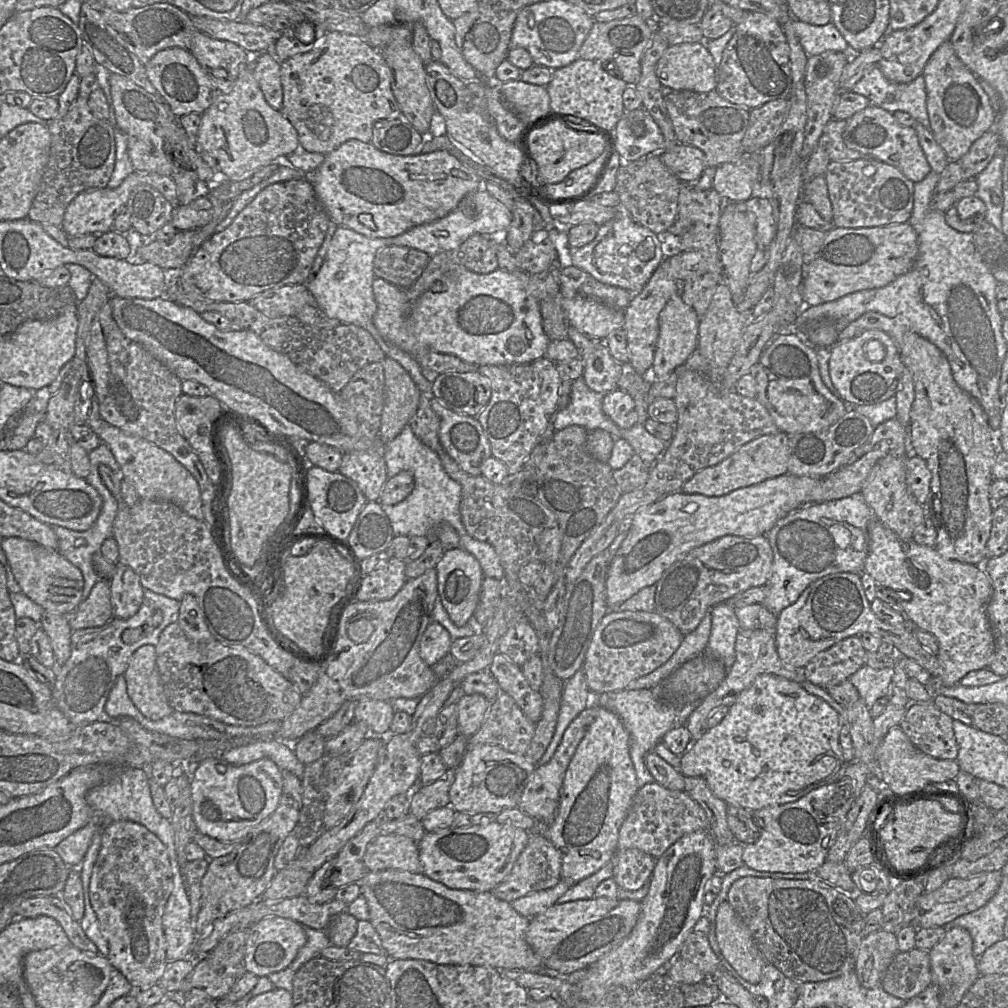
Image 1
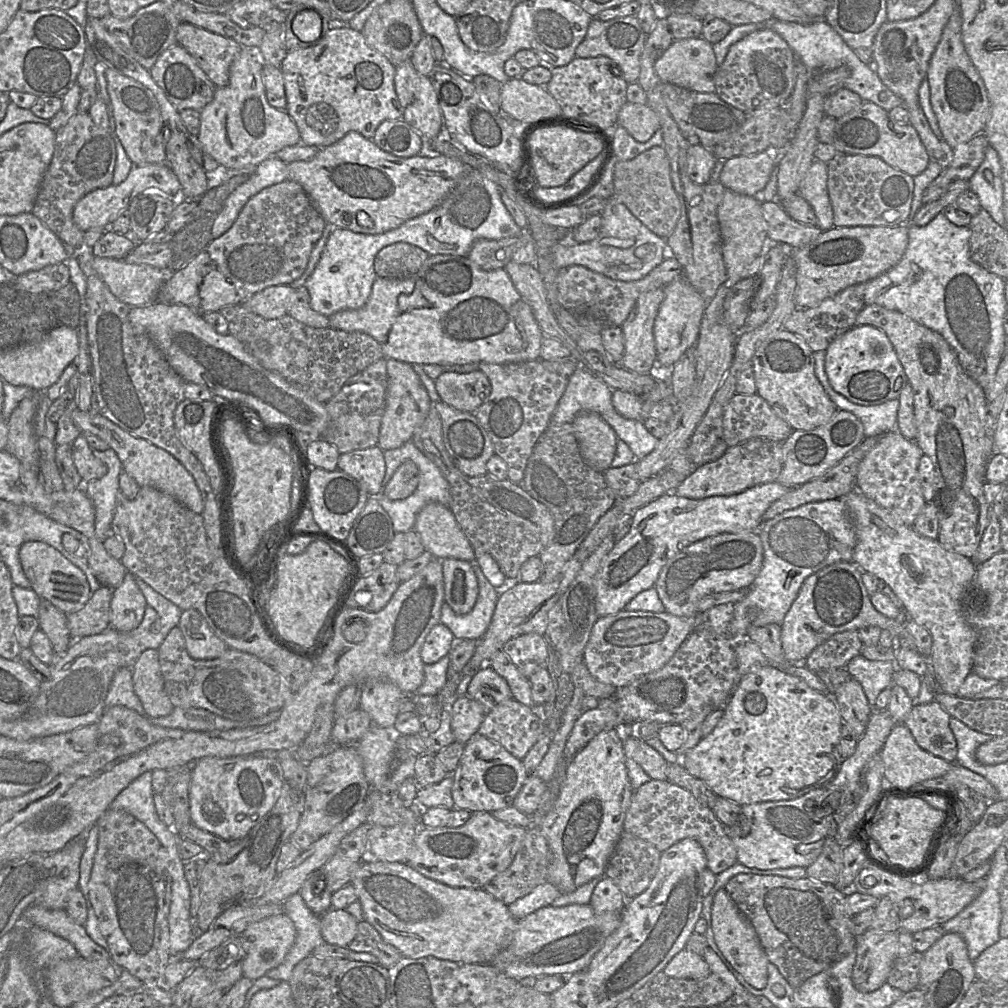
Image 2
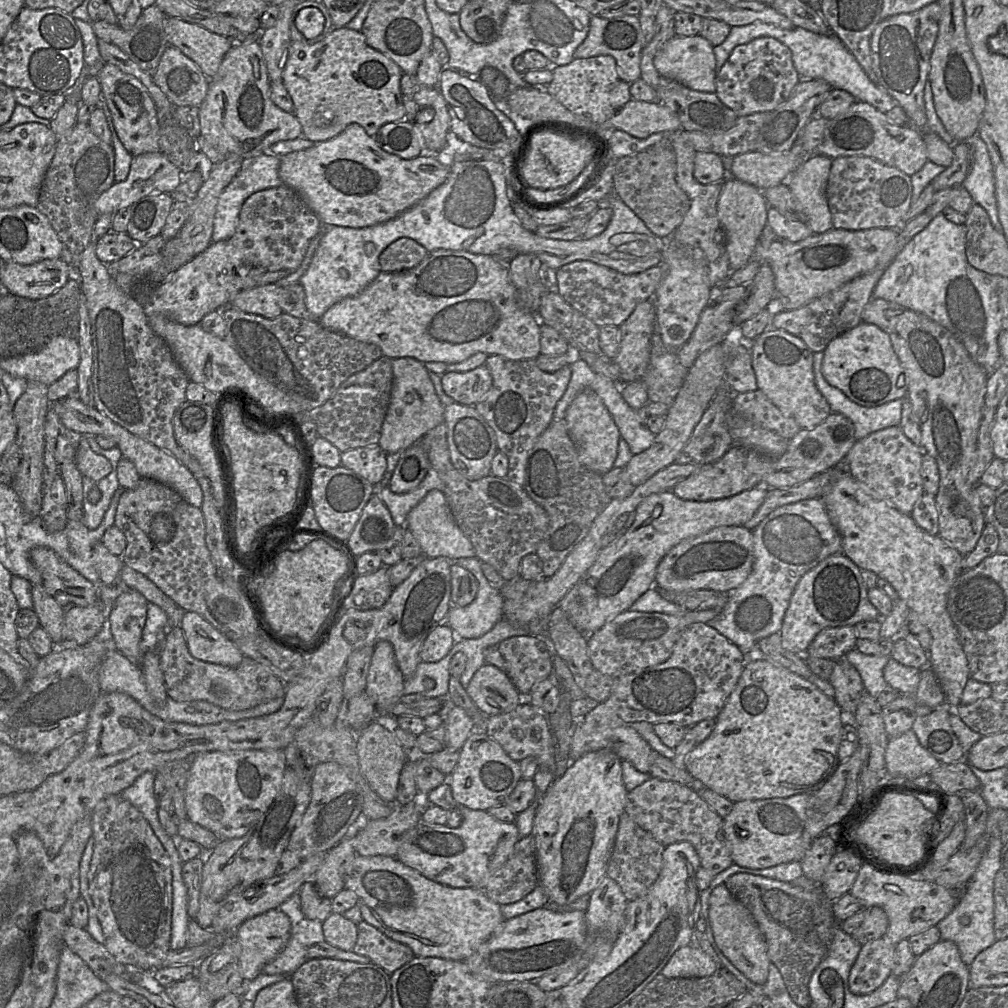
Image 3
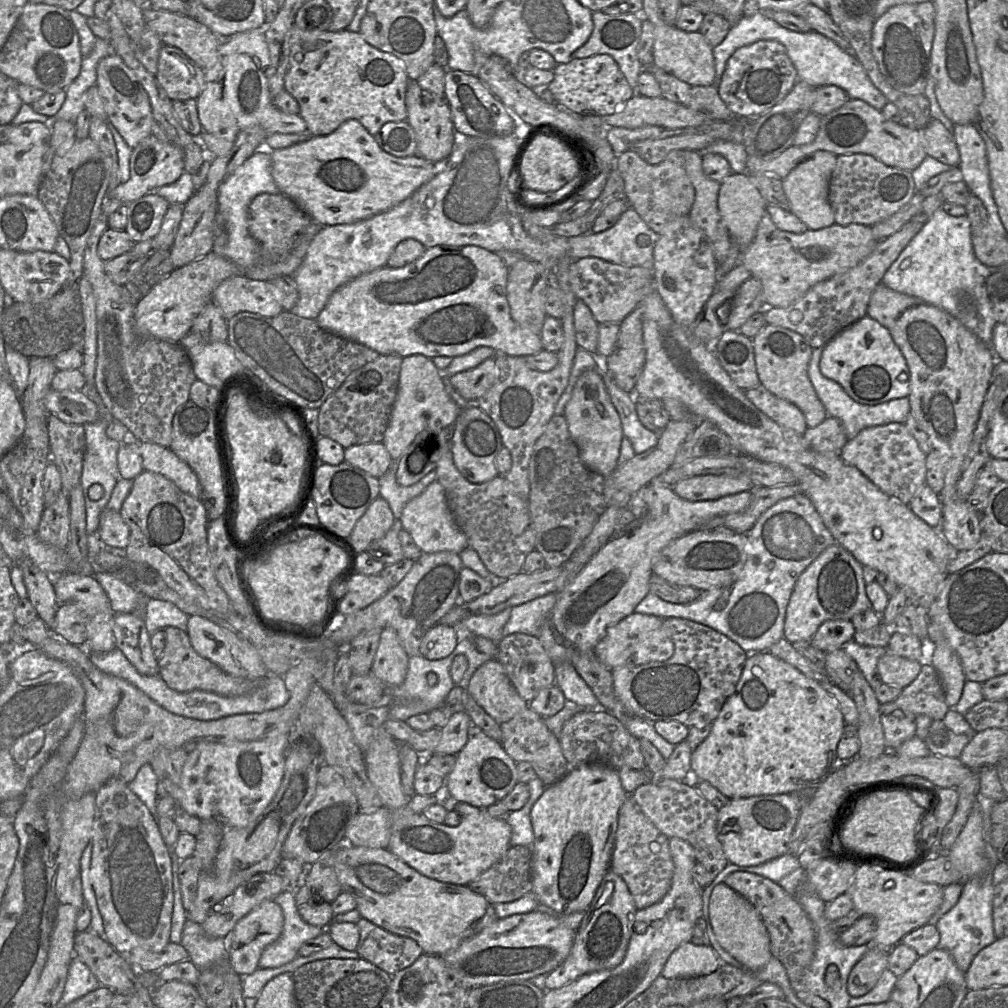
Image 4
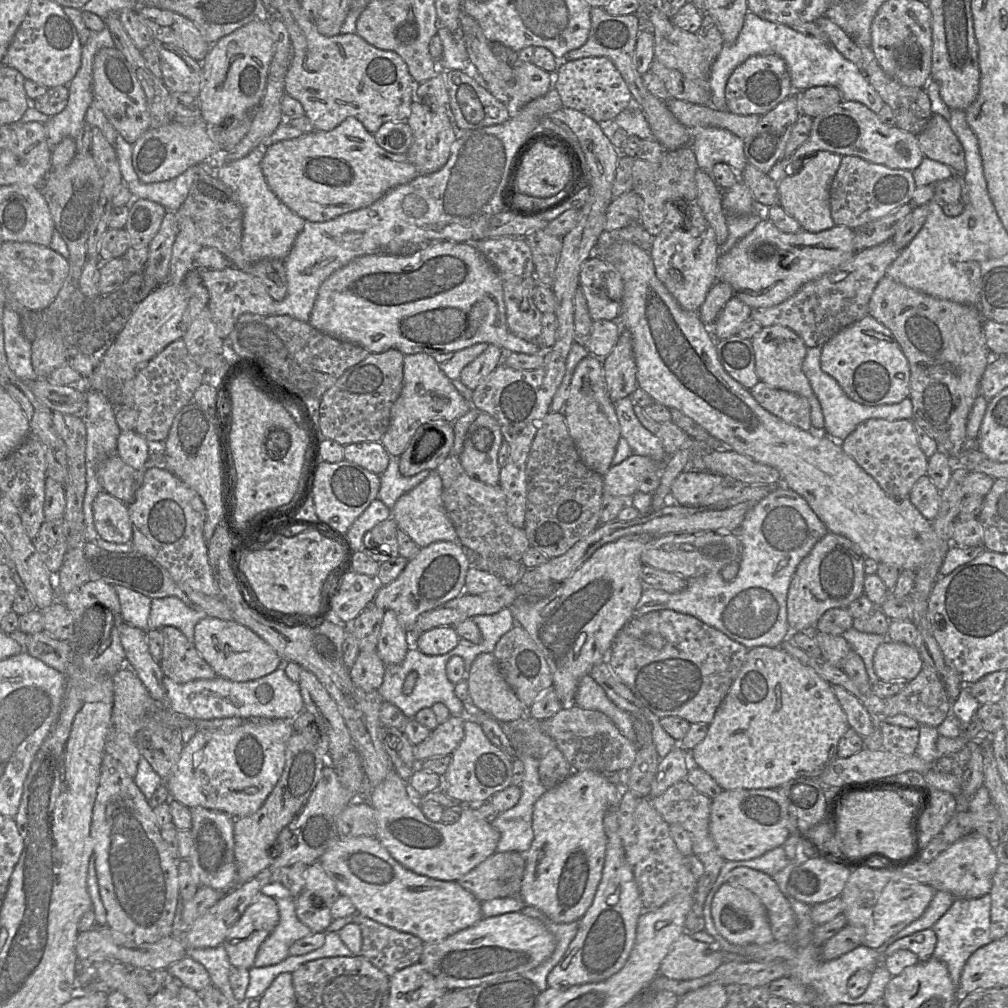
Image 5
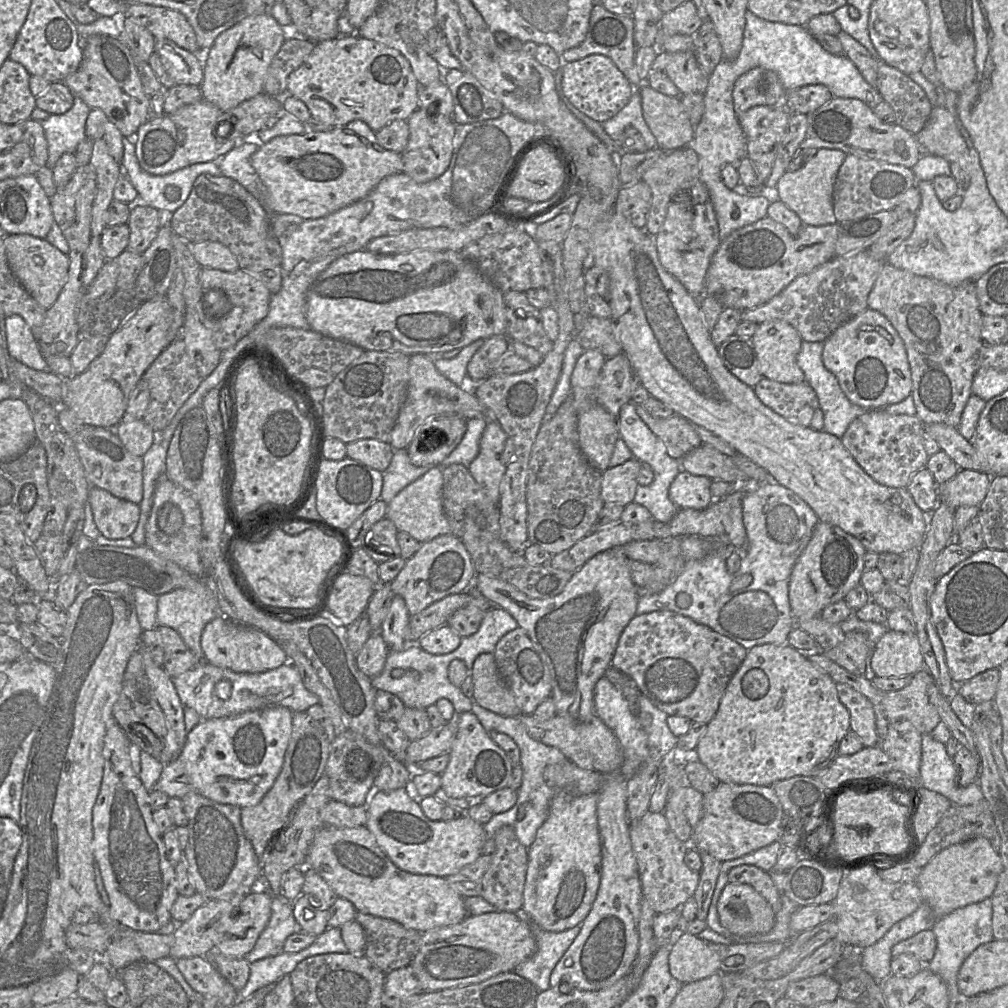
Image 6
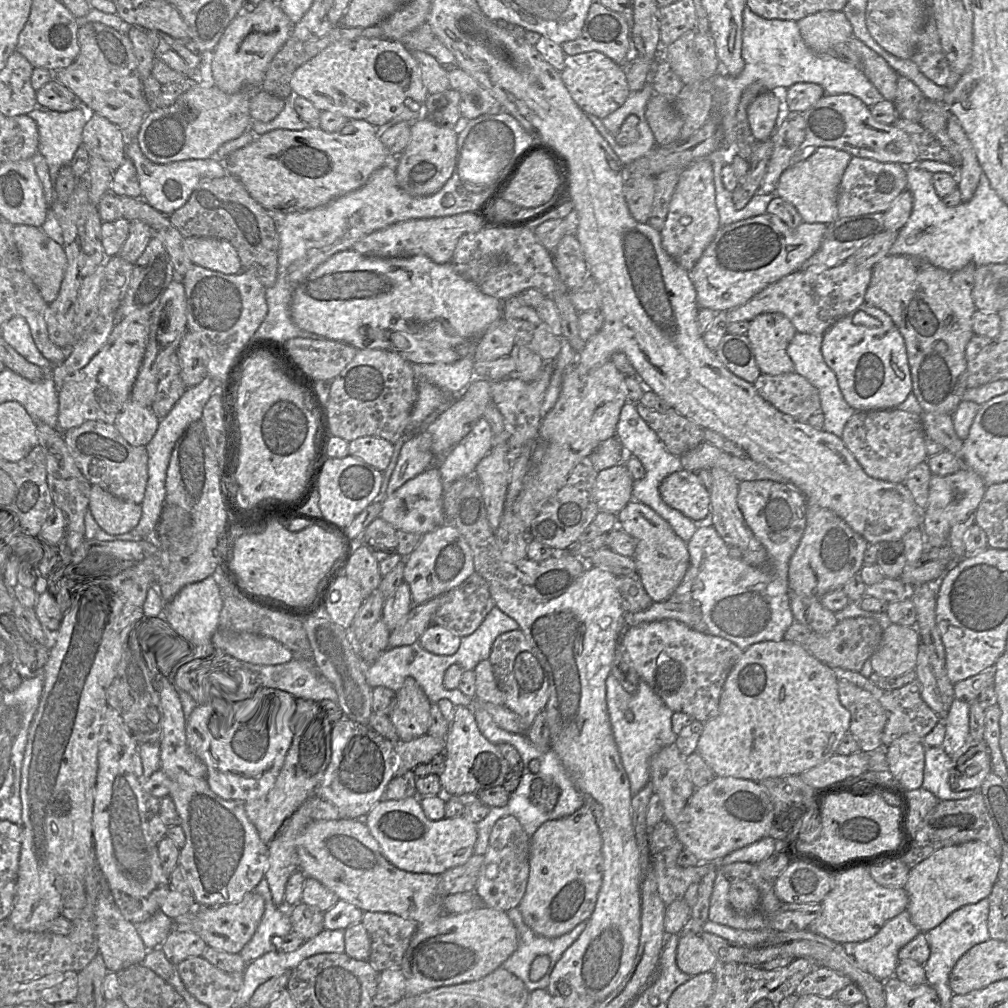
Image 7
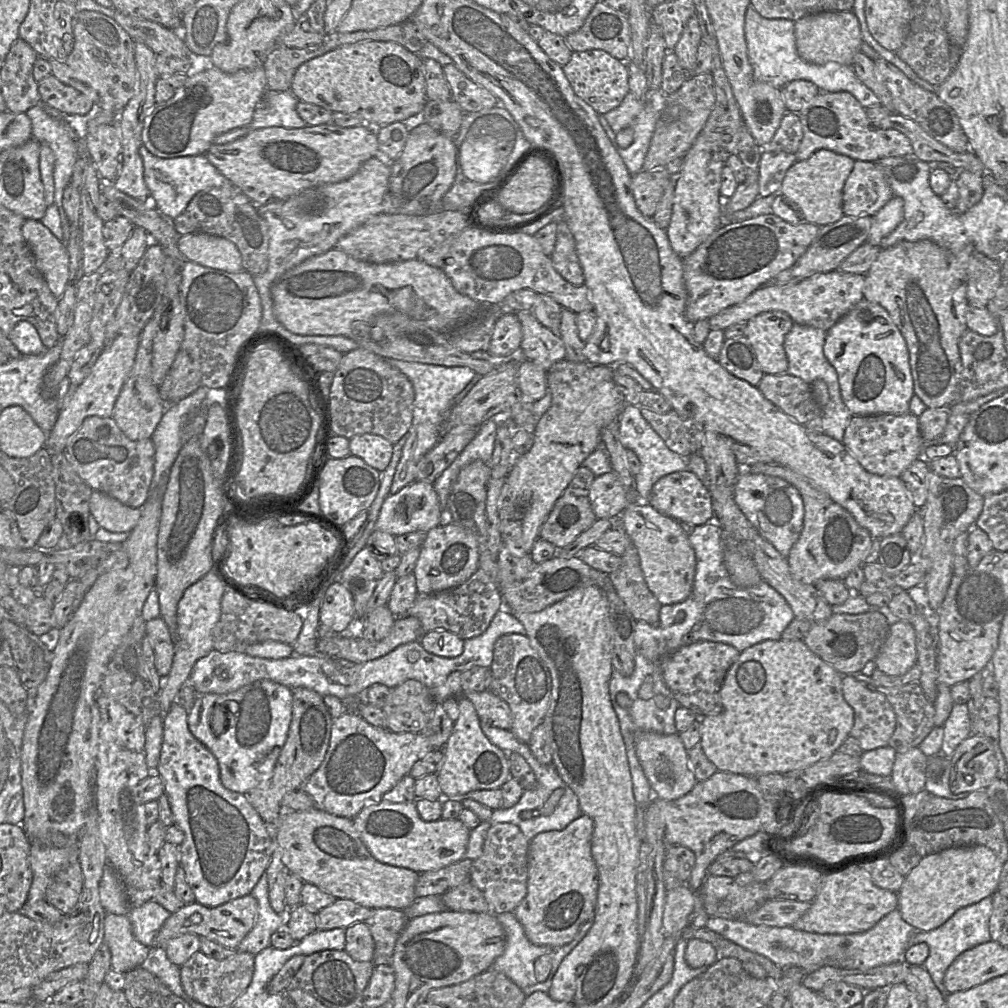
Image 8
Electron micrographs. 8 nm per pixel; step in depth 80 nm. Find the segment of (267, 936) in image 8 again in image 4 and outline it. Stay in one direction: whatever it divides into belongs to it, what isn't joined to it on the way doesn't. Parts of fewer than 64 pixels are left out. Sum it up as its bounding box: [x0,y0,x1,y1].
[258,890,324,969]

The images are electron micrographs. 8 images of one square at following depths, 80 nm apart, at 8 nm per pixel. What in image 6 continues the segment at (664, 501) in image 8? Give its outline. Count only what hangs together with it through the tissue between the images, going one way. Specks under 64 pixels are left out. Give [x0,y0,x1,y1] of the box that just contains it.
[668,470,713,510]

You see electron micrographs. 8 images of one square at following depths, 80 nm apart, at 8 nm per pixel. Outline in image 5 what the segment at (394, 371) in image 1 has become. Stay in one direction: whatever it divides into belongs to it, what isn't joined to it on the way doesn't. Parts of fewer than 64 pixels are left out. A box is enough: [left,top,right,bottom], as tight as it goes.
[380,353,470,457]

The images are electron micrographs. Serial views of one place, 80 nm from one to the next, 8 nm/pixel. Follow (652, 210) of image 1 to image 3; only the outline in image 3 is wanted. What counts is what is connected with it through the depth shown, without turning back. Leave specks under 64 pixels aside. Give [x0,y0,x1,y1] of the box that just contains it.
[613,138,690,239]

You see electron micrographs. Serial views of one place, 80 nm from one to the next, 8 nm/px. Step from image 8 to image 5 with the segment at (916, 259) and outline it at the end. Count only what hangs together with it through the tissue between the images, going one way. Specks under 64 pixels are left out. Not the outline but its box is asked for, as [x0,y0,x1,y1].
[868,275,993,463]

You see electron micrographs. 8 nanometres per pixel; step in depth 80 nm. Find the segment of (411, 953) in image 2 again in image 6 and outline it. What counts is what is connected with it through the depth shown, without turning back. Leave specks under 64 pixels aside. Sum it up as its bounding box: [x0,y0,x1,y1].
[306,826,468,932]

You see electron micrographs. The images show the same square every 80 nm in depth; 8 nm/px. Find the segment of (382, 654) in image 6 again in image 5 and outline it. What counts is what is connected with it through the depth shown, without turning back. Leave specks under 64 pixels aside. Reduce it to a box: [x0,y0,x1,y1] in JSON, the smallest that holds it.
[350,652,385,692]

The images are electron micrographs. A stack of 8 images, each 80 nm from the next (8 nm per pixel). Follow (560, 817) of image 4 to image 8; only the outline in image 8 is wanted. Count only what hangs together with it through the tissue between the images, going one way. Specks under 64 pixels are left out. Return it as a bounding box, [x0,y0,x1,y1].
[513,813,598,945]

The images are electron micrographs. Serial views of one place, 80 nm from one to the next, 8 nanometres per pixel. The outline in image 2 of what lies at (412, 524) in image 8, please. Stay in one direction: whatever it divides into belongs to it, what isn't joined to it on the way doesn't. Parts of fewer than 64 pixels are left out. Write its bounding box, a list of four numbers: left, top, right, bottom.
[414,502,475,560]

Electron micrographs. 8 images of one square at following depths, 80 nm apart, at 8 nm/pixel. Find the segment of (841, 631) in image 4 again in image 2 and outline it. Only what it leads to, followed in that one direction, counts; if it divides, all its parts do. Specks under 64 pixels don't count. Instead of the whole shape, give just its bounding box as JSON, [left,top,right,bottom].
[804,631,863,673]

